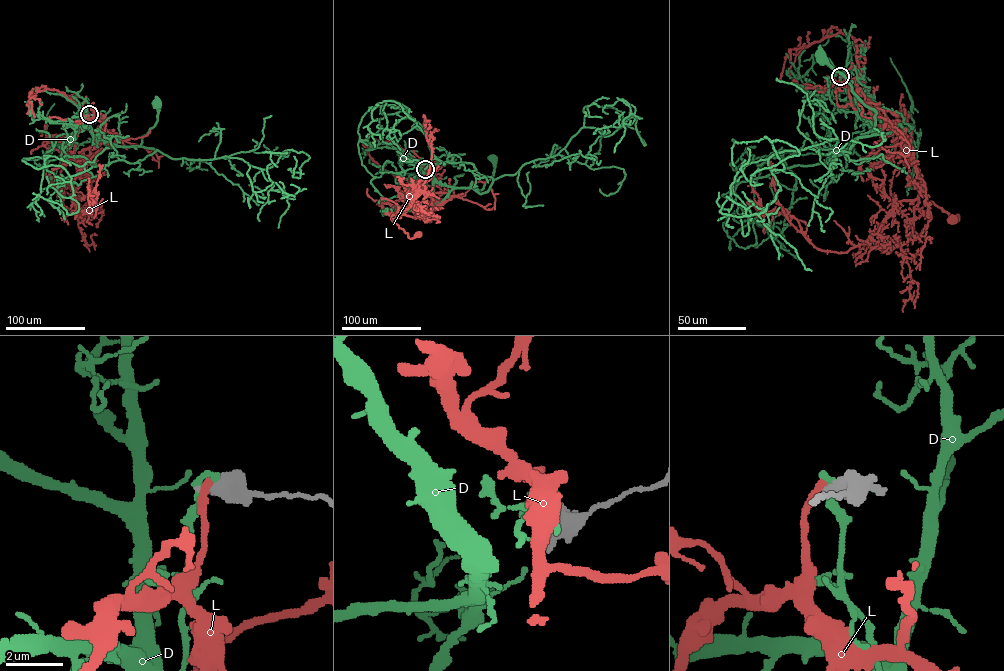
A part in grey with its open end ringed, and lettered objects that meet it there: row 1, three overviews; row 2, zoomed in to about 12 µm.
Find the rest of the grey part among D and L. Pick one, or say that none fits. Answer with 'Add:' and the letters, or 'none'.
Add: none

